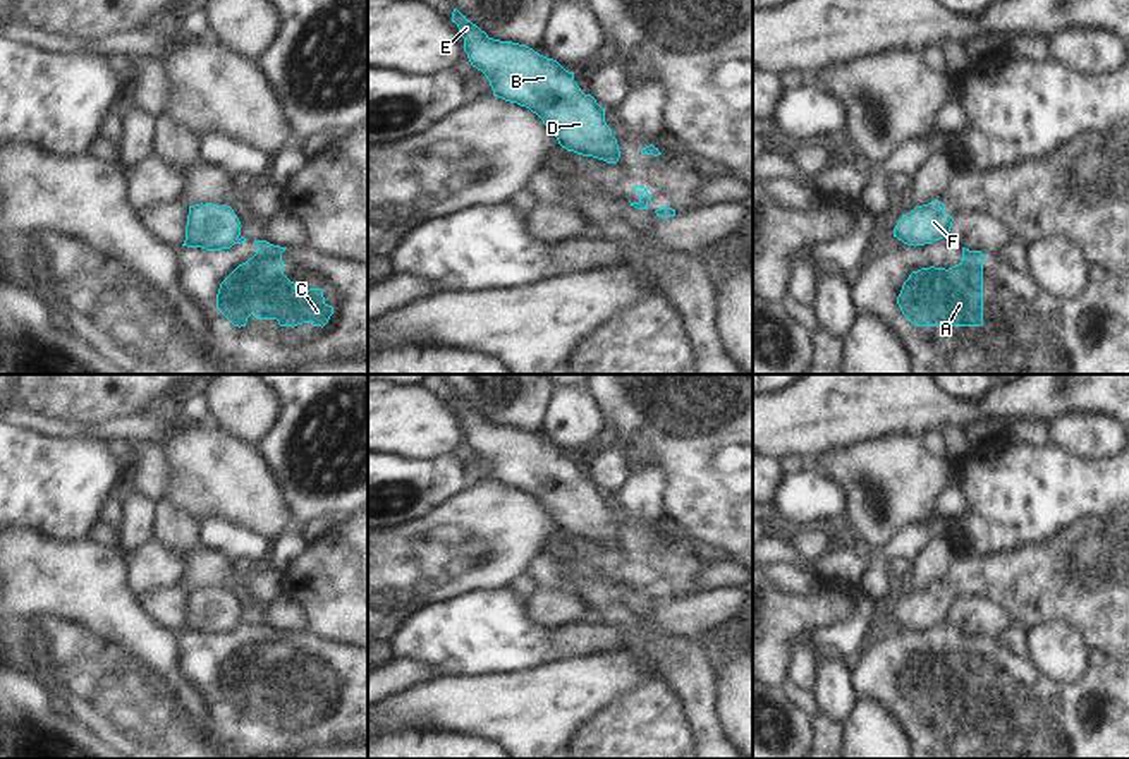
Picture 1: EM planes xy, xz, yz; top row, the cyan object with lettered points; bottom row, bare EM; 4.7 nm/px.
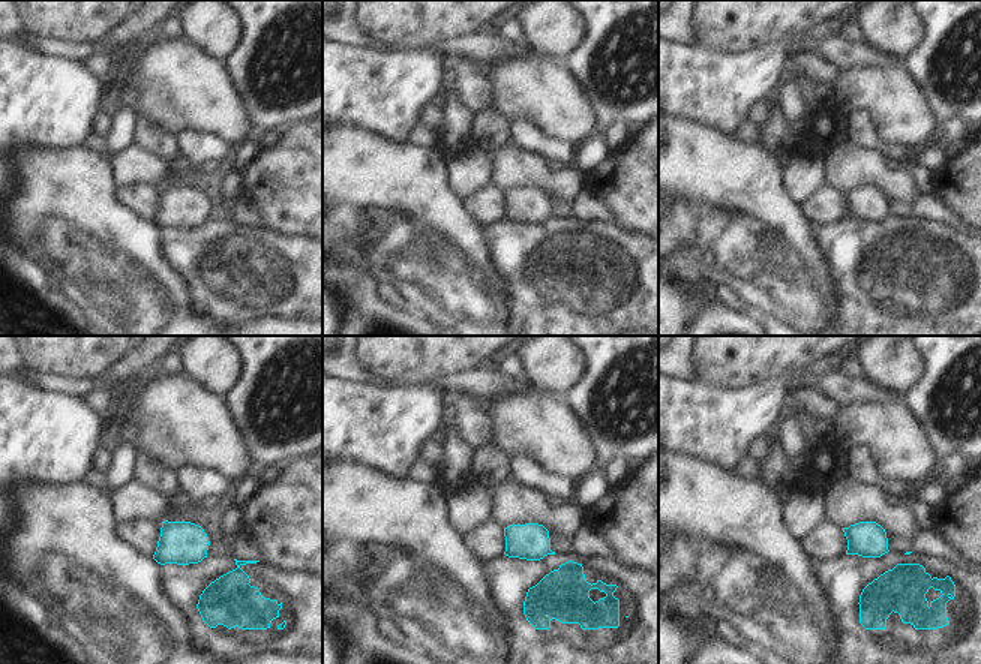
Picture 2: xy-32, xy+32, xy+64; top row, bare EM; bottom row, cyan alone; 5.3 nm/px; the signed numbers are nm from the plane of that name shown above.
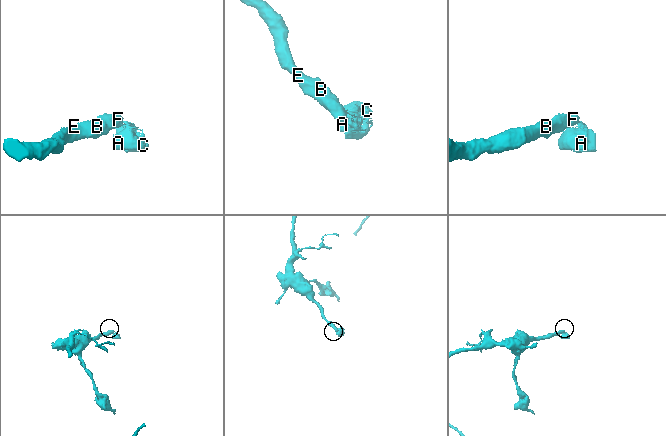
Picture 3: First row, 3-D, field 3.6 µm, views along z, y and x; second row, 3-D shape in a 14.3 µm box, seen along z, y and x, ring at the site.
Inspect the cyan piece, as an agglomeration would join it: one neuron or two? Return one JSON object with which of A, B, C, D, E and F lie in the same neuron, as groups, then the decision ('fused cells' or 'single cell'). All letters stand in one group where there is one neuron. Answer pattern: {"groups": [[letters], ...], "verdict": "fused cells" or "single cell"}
{"groups": [["A", "C"], ["B", "D", "E", "F"]], "verdict": "fused cells"}

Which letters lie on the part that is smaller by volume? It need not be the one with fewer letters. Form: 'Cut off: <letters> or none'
Cut off: A, C

